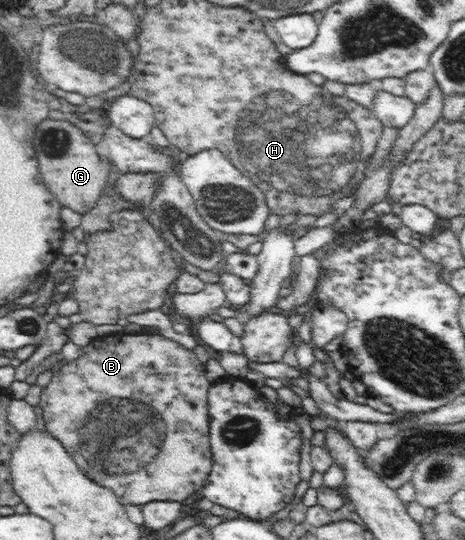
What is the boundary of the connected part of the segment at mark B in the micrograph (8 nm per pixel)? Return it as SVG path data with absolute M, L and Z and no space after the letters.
M143 331L115 339L107 337L100 343L93 341L81 347L78 358L65 361L42 390L39 405L46 431L61 441L86 477L101 488L111 489L123 506L184 501L205 486L210 465L213 466L207 398L211 382L204 372L205 366L192 350L162 334Z

